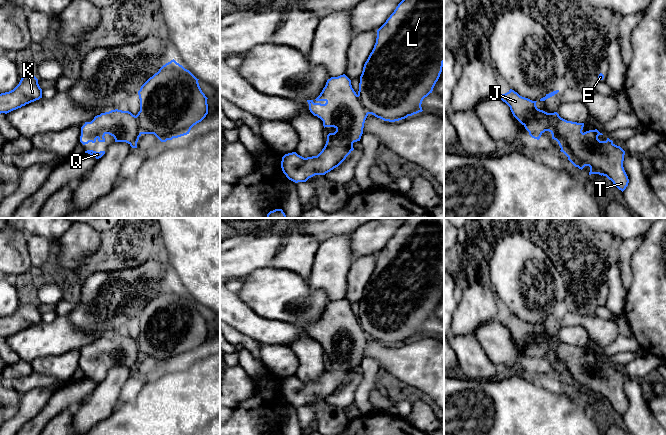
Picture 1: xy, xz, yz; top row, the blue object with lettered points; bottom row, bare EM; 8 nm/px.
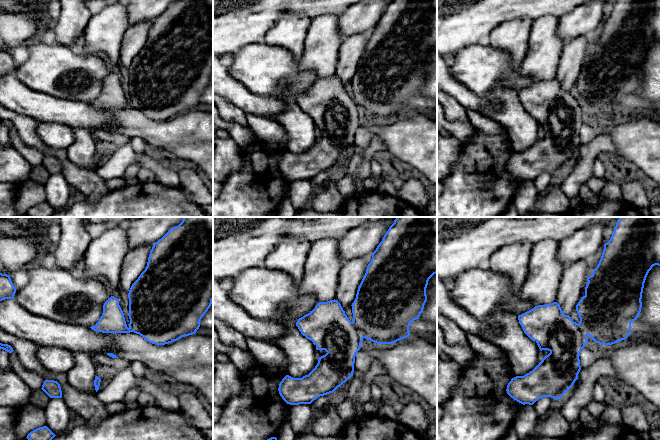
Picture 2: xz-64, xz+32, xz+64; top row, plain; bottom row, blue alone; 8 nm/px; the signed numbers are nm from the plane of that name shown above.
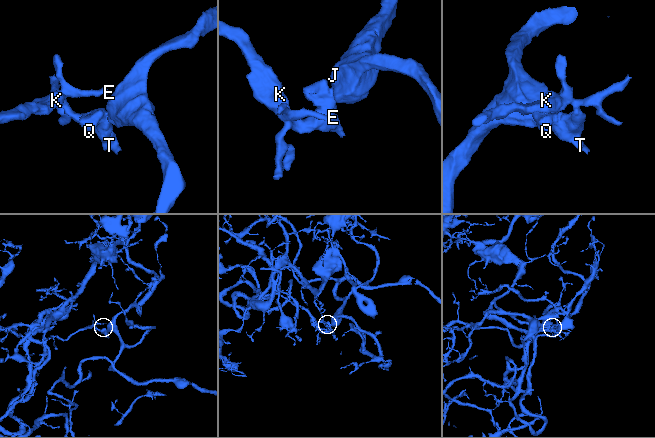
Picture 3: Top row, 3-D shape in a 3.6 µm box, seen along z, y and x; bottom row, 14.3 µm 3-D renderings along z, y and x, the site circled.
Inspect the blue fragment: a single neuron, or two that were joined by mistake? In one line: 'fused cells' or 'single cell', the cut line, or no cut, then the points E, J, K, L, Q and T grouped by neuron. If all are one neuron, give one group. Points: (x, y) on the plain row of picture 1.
single cell; no cut; E J K L Q T

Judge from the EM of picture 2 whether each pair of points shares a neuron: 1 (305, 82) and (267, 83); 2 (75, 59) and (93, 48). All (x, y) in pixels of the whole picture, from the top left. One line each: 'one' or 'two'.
1: one
2: two

